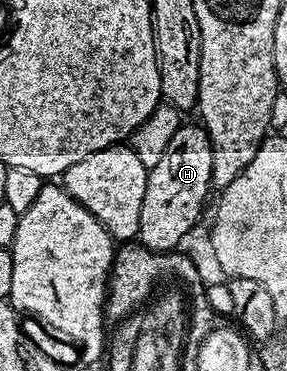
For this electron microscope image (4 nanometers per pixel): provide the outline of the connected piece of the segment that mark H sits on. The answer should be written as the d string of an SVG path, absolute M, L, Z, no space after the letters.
M182 124L174 132L162 160L148 172L138 235L142 245L155 252L174 250L178 240L200 221L206 209L204 201L214 190L211 180L213 161L210 136L202 125Z

